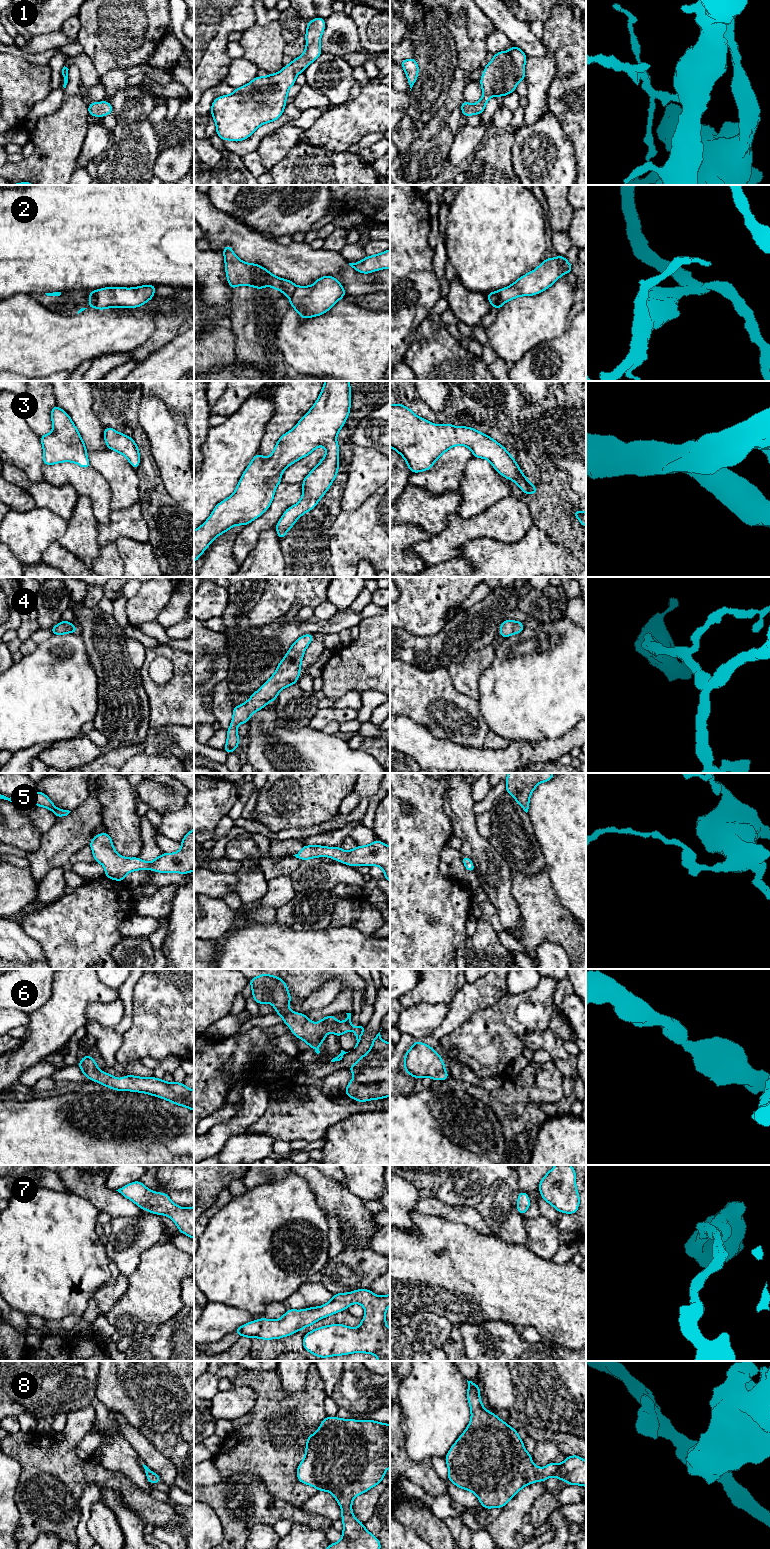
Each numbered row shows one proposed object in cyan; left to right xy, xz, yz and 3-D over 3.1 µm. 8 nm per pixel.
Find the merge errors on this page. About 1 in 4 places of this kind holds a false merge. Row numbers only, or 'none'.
2

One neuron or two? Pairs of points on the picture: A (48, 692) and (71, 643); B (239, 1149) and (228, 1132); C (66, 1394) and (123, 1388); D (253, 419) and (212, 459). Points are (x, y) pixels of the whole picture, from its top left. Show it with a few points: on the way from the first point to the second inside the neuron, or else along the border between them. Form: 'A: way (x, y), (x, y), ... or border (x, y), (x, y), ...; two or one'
A: way (58, 680), (59, 672), (74, 655); one
B: border (245, 1133), (231, 1136), (216, 1154); two
C: border (99, 1371), (96, 1377), (95, 1397); two
D: way (243, 430), (223, 452); one

